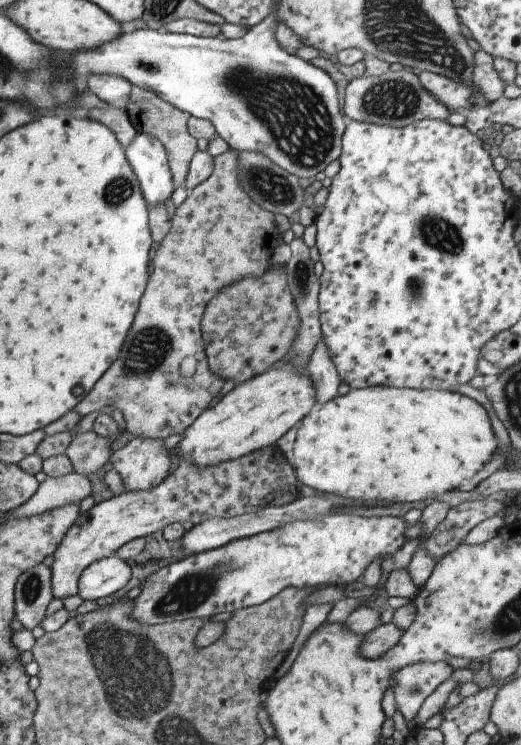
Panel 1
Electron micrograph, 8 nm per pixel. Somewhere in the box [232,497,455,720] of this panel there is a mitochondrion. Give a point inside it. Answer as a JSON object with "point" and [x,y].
{"point":[414,687]}

